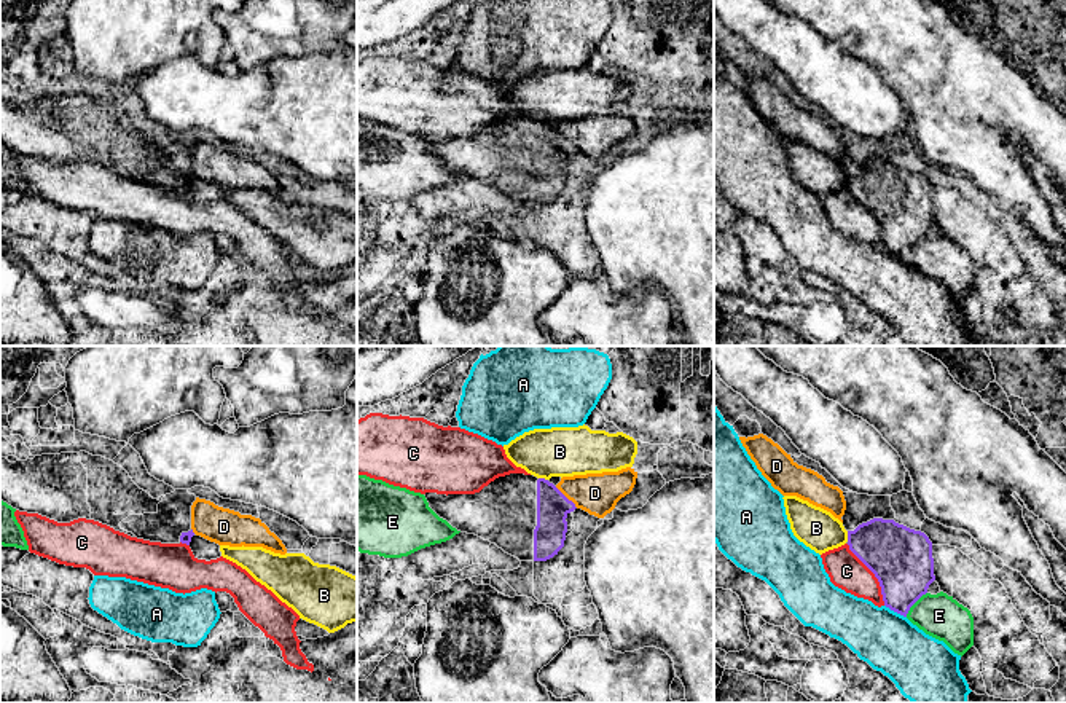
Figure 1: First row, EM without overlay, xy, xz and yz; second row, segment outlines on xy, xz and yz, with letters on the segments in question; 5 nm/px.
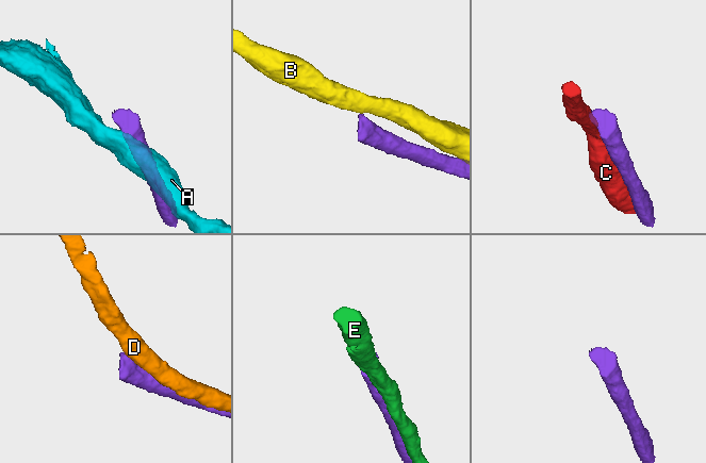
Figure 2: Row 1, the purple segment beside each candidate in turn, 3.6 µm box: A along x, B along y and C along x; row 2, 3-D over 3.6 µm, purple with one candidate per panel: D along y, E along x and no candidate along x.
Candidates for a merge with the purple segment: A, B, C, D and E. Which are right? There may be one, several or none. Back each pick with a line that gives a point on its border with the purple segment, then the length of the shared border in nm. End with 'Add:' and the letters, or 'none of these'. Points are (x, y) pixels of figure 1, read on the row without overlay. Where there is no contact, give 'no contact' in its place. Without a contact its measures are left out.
Add: none of these

